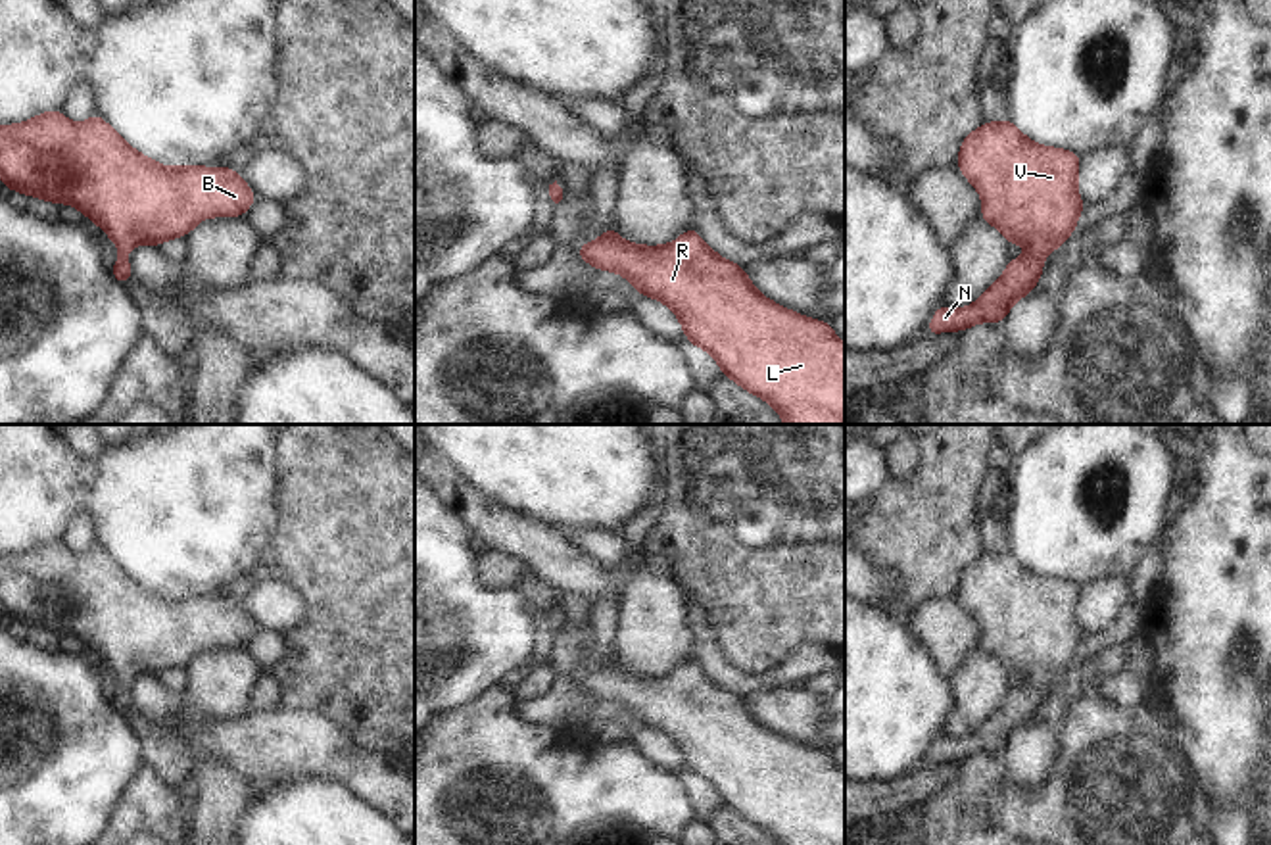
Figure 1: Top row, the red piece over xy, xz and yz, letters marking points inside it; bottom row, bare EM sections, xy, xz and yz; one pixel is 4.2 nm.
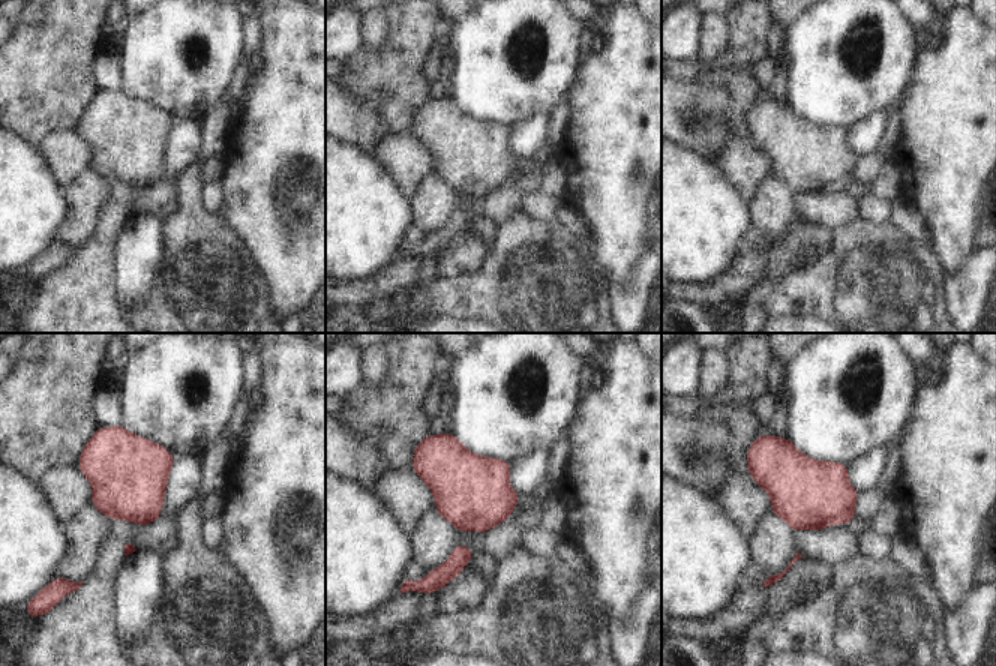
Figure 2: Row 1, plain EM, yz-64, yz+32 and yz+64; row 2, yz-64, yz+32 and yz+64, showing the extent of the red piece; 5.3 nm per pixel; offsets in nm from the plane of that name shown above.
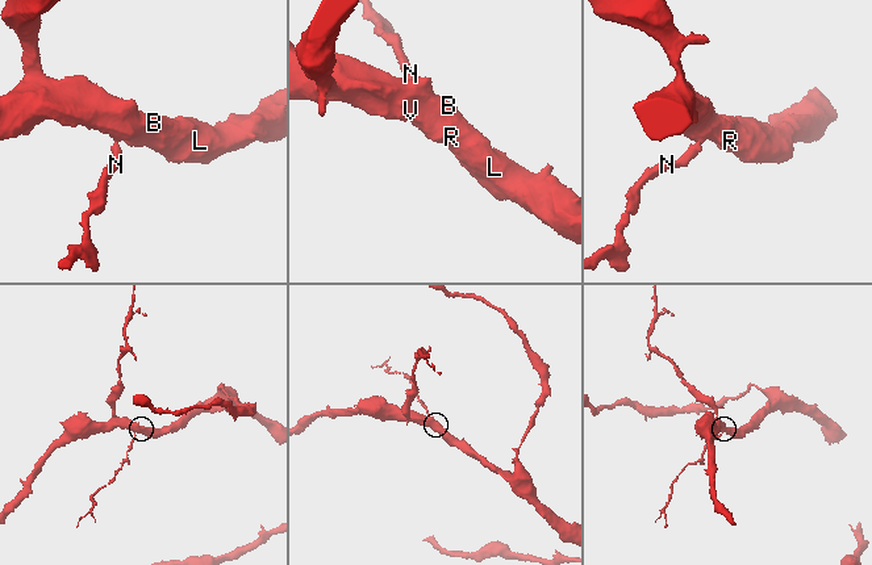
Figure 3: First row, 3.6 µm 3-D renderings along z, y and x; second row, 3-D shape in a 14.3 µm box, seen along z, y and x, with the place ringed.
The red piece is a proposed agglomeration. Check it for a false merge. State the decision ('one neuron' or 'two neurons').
one neuron

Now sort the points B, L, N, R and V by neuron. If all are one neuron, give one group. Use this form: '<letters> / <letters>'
B L N R V

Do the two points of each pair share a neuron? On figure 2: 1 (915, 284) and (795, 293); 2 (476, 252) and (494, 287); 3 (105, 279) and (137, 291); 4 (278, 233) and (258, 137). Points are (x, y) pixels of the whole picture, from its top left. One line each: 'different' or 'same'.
1: same
2: different
3: different
4: same

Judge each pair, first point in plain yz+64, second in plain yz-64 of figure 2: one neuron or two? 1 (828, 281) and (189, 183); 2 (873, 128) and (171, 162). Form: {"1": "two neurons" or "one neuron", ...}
{"1": "one neuron", "2": "one neuron"}

